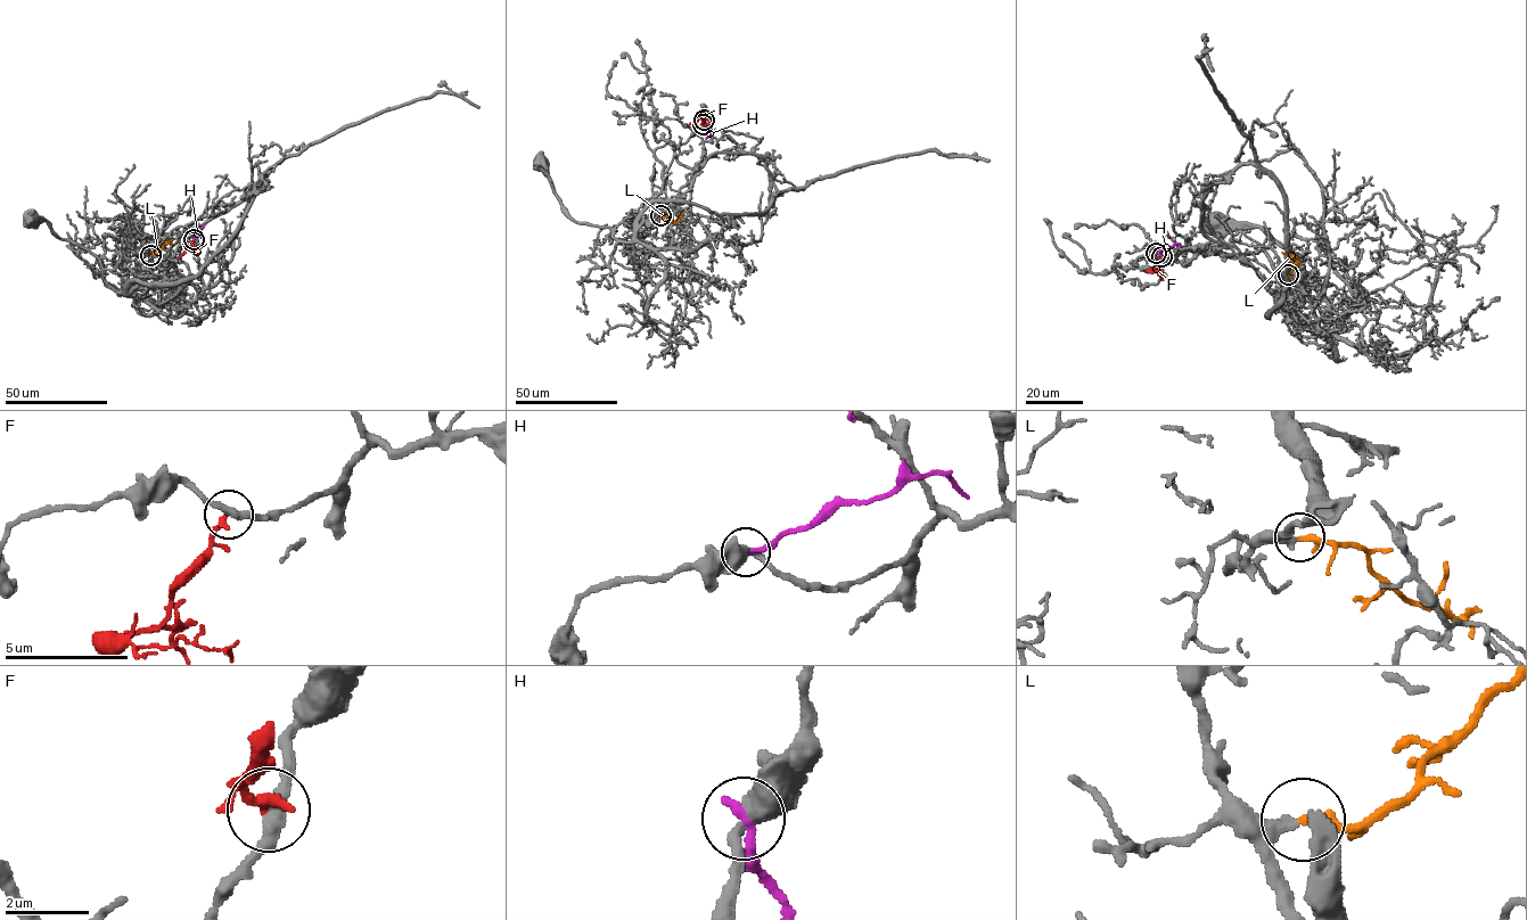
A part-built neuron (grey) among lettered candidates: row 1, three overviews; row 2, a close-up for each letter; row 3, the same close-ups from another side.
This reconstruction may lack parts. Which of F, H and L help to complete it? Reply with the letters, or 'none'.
L

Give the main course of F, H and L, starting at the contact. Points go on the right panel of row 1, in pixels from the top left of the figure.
F: (1163, 256), (1149, 271), (1163, 273)
H: (1156, 252), (1173, 245), (1167, 233)
L: (1288, 274), (1297, 259), (1282, 252)

